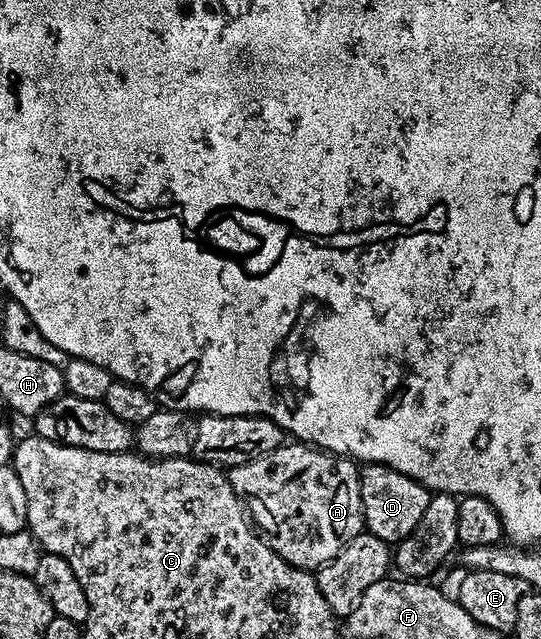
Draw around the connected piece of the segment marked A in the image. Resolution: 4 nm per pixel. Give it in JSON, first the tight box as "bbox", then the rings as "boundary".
{"bbox":[227,443,364,569],"boundary":[[[285,443],[250,463],[231,466],[227,475],[232,490],[240,496],[255,528],[268,536],[267,542],[272,552],[299,569],[319,569],[334,559],[347,541],[354,539],[364,529],[360,470],[353,458],[317,449],[307,443]]]}

